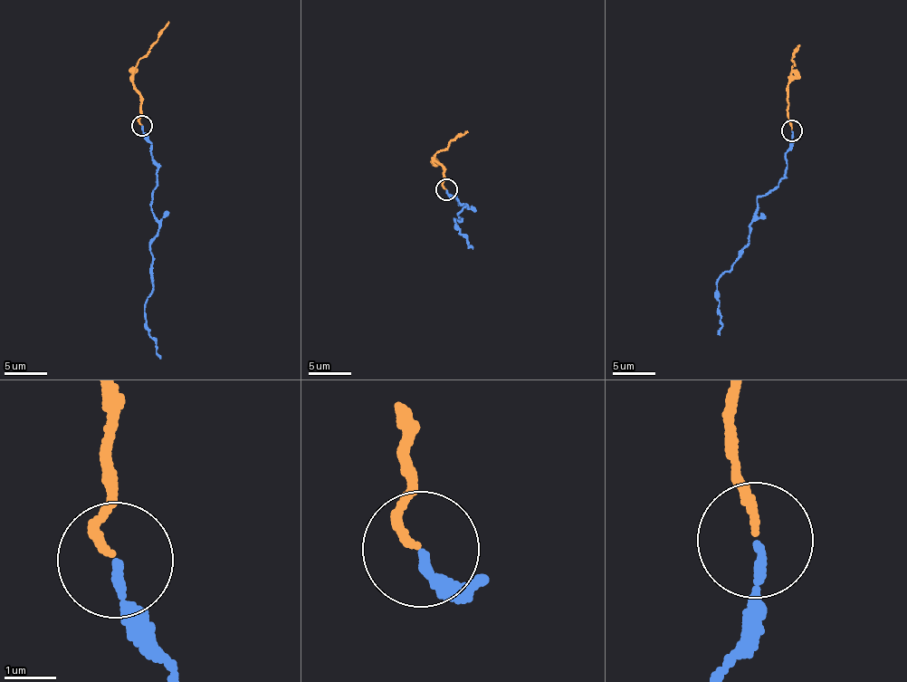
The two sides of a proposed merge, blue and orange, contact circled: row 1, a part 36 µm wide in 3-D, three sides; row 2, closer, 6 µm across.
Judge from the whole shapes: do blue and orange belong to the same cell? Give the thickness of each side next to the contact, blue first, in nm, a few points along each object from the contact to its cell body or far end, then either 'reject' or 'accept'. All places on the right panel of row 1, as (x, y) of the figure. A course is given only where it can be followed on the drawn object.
160/150 nm | blue via (791, 130), (783, 177), (758, 198), (749, 244), (716, 283), (719, 335) | orange via (791, 129), (787, 98), (794, 49), (799, 45) | accept

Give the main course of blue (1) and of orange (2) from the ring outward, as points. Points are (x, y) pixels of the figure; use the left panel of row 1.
1: (141, 126), (157, 168), (151, 196), (158, 231), (149, 244), (153, 291), (145, 304), (145, 330), (160, 359)
2: (141, 124), (141, 96), (133, 81), (133, 70), (168, 22)

